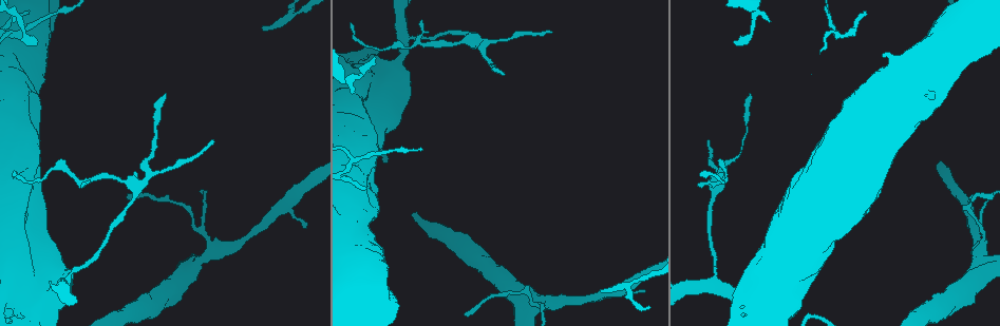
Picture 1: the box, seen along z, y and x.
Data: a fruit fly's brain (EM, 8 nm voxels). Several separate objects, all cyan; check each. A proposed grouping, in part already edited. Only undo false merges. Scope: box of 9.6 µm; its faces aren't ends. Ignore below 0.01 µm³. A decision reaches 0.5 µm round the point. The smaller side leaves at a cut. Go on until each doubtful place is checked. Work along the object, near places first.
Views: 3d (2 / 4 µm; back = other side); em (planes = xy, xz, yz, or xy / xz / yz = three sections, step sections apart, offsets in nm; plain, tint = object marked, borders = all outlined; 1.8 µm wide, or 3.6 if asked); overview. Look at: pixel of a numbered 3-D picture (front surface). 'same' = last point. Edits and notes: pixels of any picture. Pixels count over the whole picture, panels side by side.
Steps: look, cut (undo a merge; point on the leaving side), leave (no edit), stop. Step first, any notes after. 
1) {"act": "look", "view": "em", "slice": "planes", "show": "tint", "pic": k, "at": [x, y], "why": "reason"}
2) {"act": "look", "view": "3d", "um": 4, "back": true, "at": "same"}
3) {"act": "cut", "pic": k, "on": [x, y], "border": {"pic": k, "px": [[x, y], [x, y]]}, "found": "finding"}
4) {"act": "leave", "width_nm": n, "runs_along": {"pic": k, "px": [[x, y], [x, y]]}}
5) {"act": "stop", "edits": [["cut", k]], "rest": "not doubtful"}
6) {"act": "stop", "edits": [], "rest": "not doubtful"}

{"act": "look", "view": "3d", "um": 4, "pic": 1, "at": [977, 254], "why": "sharp bend"}

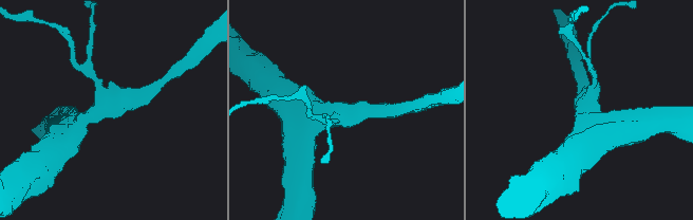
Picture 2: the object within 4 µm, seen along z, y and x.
{"act": "look", "view": "em", "slice": "planes", "show": "plain", "pic": 2, "at": [343, 115], "arms": 3, "why": "need the tissue"}

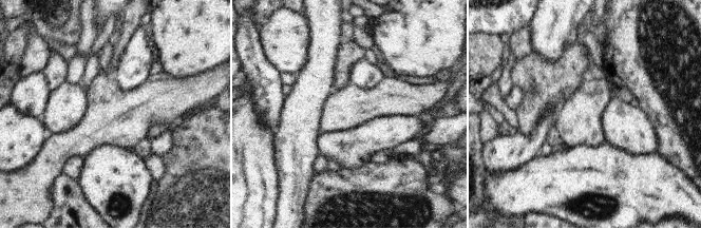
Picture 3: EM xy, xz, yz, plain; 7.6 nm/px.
{"act": "look", "view": "em", "slice": "planes", "show": "tint", "at": "same"}

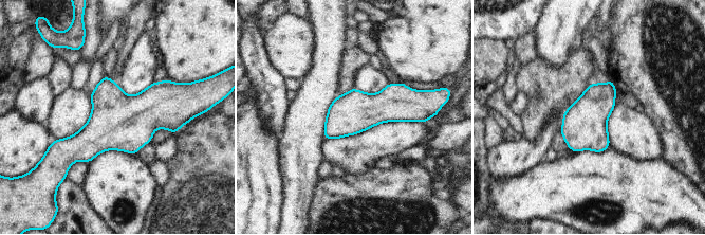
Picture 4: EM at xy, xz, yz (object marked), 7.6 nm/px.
{"act": "leave", "found": "all the same neuron"}

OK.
{"act": "look", "view": "em", "slice": "planes", "show": "plain", "pic": 1, "at": [633, 283], "why": "arms part here"}

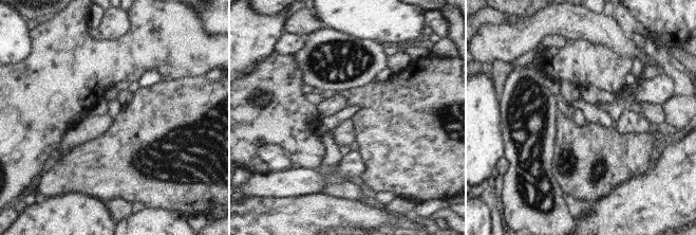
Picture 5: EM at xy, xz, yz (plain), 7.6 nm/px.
{"act": "look", "view": "em", "slice": "planes", "show": "borders", "at": "same", "why": "what lies round it"}

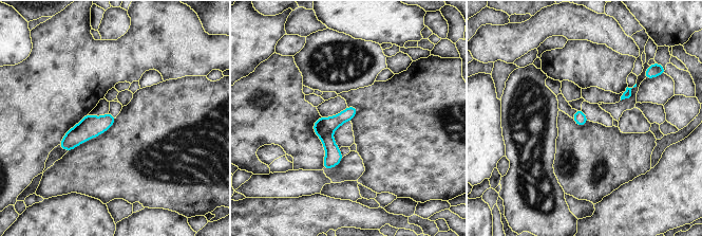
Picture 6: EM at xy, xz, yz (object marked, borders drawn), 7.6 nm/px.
{"act": "cut", "pic": 6, "on": [333, 156], "border": {"pic": 6, "px": [[331, 131], [321, 138]]}, "found": "two neurons meet here"}

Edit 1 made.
{"act": "look", "view": "overview"}

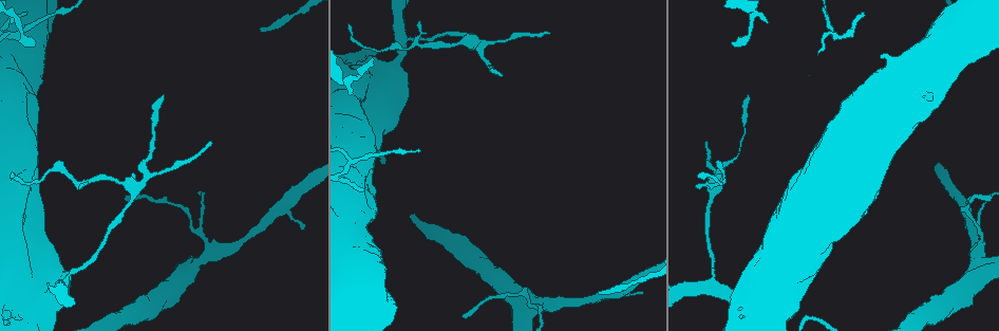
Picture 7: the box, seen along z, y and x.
{"act": "look", "view": "em", "slice": "xy", "step": 16, "show": "tint", "pic": 7, "at": [472, 37], "why": "arms run side by side"}

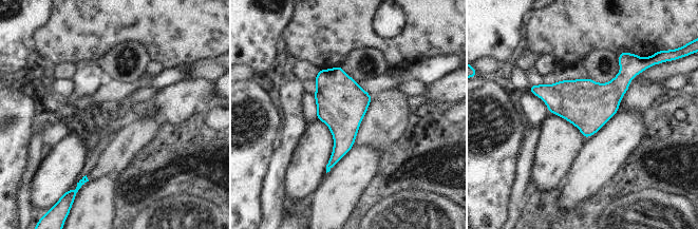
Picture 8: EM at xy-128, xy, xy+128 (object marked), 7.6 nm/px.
{"act": "leave", "width_nm": 360, "found": "one neuron here"}

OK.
{"act": "look", "view": "3d", "um": 4, "pic": 7, "at": [834, 34], "why": "three-way junction"}

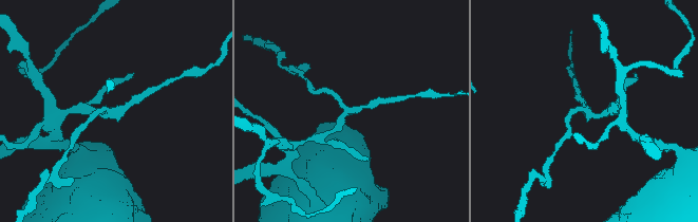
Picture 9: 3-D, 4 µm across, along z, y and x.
{"act": "look", "view": "em", "slice": "xz", "step": 16, "show": "tint", "pic": 9, "at": [116, 111], "arms": 3}

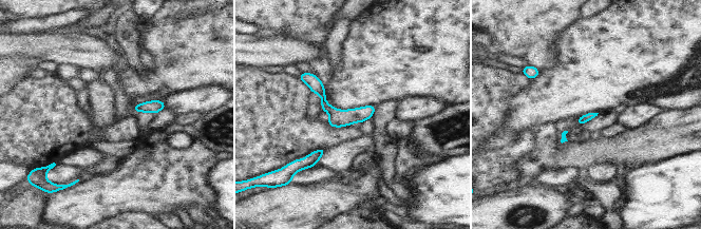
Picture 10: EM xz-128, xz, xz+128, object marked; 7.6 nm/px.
{"act": "look", "view": "em", "slice": "planes", "show": "borders", "at": "same", "why": "another direction"}

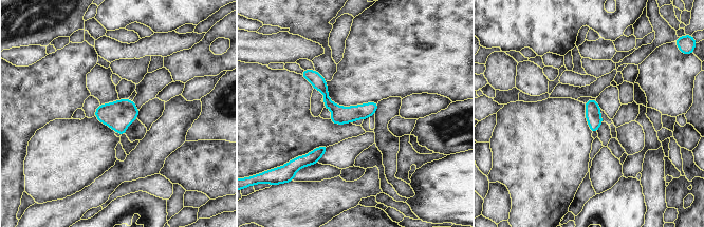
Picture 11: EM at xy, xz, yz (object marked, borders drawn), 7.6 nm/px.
{"act": "leave", "found": "one neuron here"}

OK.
{"act": "stop", "edits": [["cut", 6]], "rest": "not doubtful"}

